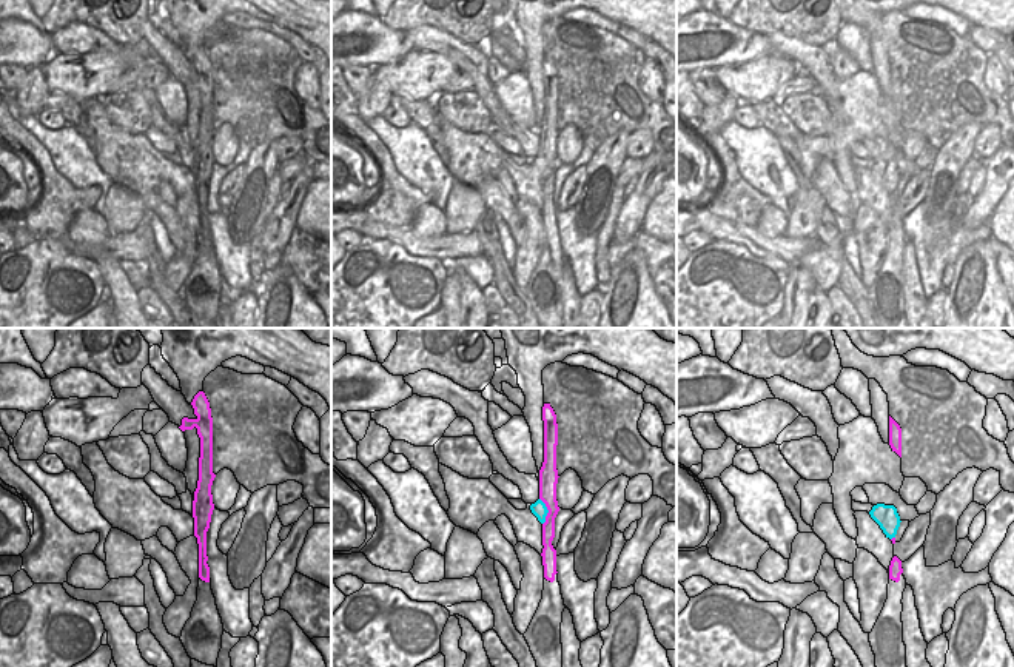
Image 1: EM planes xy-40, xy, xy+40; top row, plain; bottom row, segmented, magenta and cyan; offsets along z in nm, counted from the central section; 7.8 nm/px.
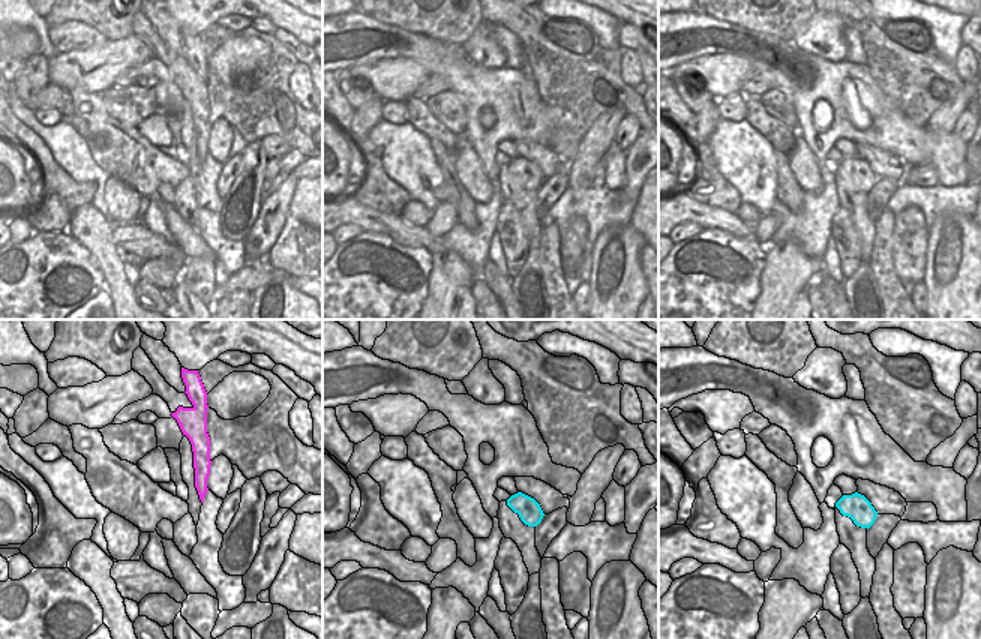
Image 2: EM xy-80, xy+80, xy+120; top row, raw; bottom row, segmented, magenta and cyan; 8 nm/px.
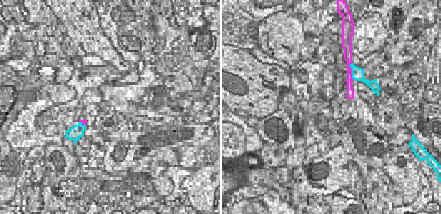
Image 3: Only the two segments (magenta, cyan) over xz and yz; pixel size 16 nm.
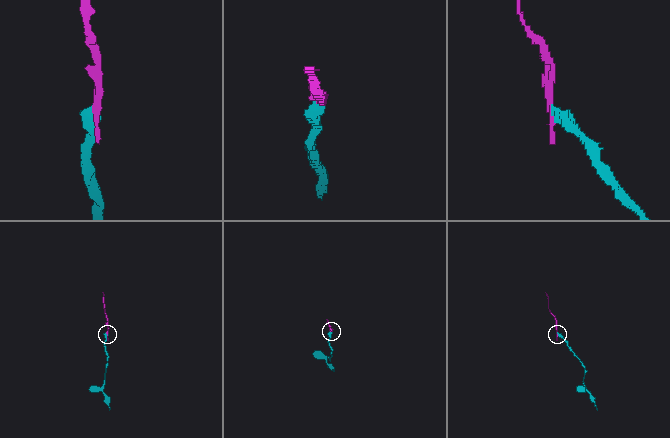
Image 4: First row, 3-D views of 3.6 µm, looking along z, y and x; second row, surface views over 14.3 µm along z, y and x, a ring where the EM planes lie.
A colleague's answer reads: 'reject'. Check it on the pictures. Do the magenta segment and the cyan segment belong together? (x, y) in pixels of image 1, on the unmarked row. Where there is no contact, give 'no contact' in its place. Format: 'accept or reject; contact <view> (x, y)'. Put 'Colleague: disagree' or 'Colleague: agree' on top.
Colleague: disagree
accept; contact xy (549, 167)

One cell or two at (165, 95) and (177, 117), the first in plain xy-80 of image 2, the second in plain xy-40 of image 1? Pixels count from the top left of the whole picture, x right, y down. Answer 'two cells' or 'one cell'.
one cell

